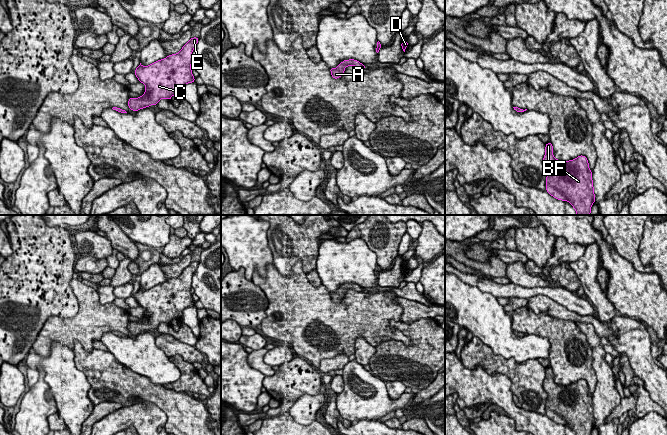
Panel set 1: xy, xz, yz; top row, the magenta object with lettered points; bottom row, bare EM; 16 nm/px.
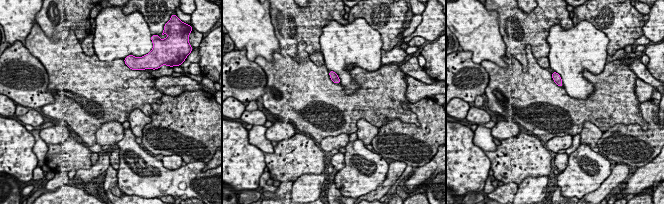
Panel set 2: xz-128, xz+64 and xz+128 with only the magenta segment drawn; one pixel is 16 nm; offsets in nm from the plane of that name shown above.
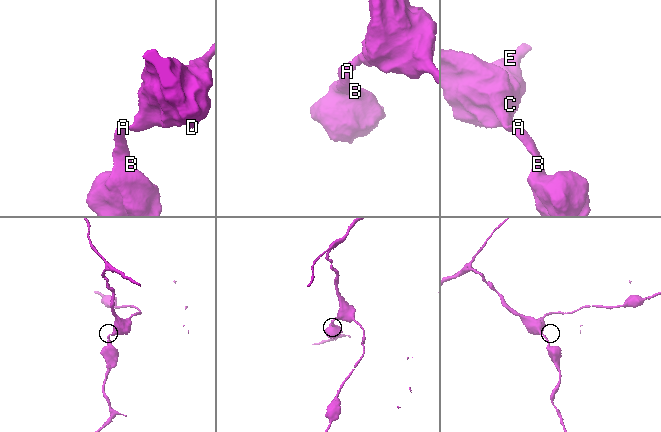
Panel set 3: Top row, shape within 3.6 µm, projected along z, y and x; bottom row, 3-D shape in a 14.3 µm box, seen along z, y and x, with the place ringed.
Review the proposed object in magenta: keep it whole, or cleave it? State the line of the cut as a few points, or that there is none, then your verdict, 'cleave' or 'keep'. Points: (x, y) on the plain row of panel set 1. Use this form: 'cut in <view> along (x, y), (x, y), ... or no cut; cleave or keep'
no cut; keep

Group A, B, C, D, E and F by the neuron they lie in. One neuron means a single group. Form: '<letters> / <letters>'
A B C D E F

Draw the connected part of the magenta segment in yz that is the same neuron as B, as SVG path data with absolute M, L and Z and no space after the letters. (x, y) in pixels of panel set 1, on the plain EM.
M551 366L545 371L546 415L555 423L568 425L576 435L591 435L595 418L588 383L580 379L569 385L557 384Z

